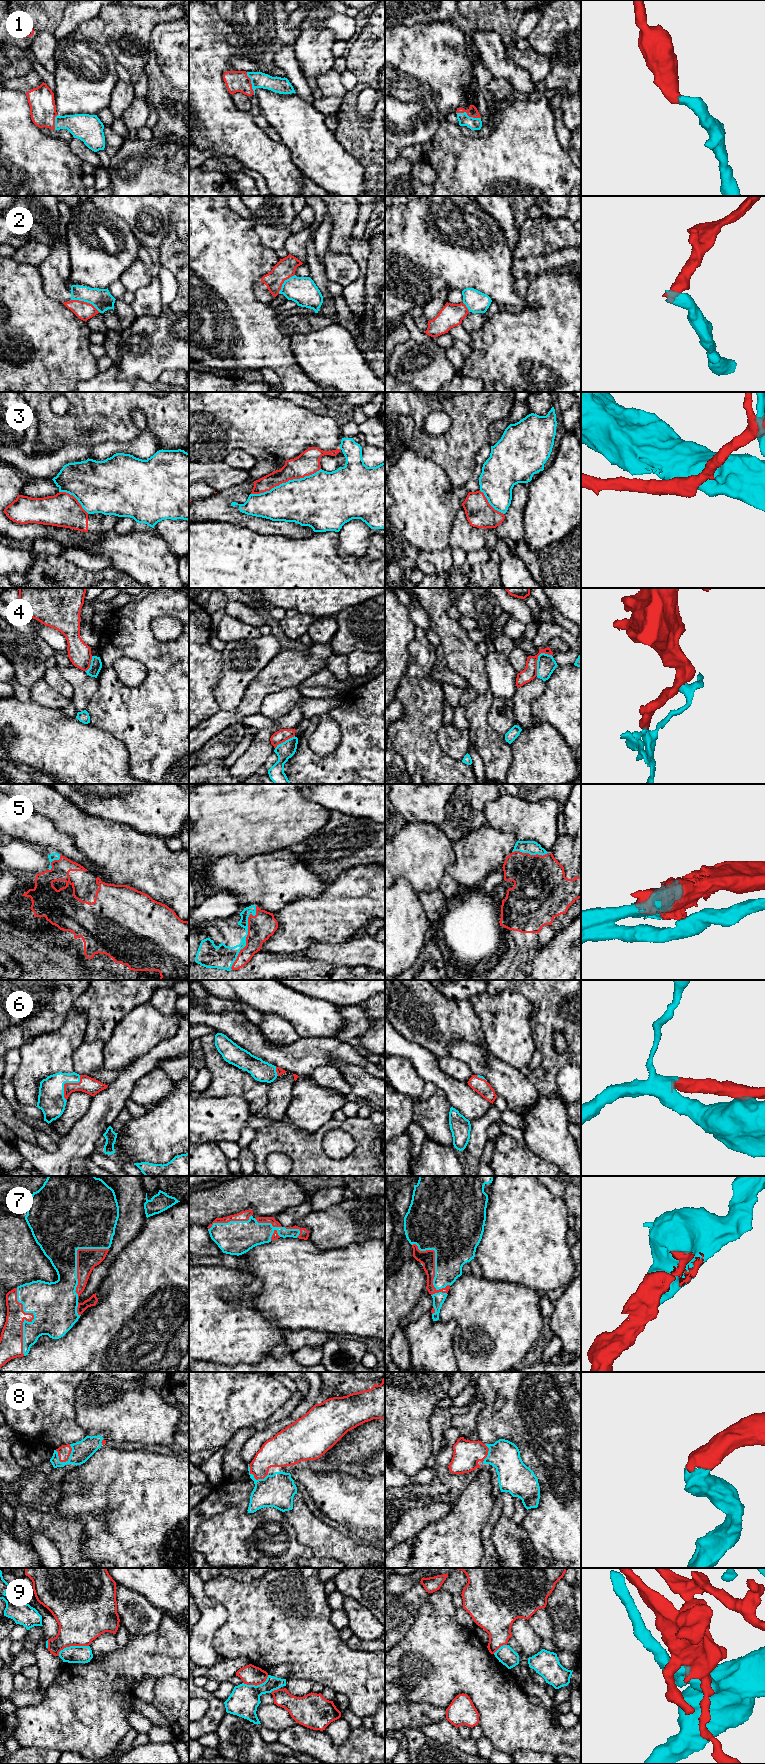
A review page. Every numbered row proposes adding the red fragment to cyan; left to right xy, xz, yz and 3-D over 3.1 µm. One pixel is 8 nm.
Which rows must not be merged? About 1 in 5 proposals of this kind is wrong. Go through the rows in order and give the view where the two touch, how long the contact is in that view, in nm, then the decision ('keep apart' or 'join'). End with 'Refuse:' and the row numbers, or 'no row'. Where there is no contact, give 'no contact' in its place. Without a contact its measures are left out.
1: meets cyan in yz; contact 200 nm long; join
2: meets cyan in xy; contact 260 nm long; keep apart
3: meets cyan in xz; contact 600 nm long; keep apart
4: meets cyan in yz; contact 220 nm long; keep apart
5: meets cyan in xz; contact 550 nm long; join
6: meets cyan in xy; contact 240 nm long; join
7: meets cyan in yz; contact 480 nm long; join
8: meets cyan in xy; contact 170 nm long; join
9: meets cyan in xy; contact 260 nm long; keep apart
Refuse: 2, 3, 4, 9

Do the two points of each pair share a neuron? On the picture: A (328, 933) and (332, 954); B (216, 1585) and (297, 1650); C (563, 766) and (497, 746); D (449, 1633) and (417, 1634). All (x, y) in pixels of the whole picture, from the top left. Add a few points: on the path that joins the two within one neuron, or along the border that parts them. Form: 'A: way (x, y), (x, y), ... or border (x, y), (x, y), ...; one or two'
A: border (351, 937), (333, 943), (311, 943), (307, 948); two
B: way (236, 1597), (268, 1629), (277, 1630); one
C: border (511, 744), (512, 762), (506, 773); two
D: way (441, 1634), (425, 1634); one

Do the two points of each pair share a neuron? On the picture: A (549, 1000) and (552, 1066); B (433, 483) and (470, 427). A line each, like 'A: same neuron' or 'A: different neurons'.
A: same neuron
B: different neurons

